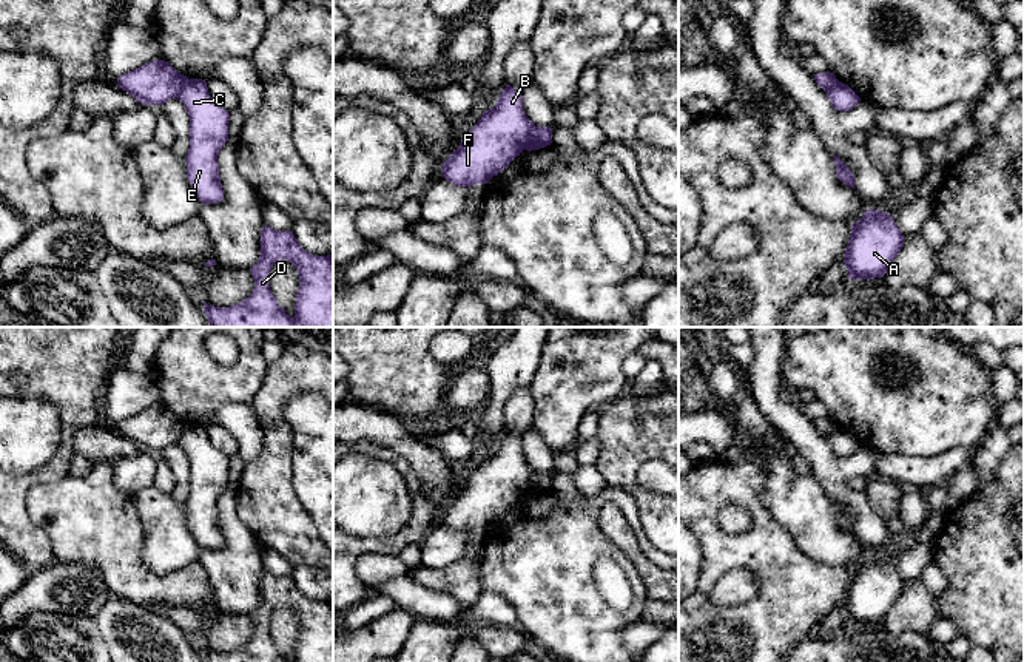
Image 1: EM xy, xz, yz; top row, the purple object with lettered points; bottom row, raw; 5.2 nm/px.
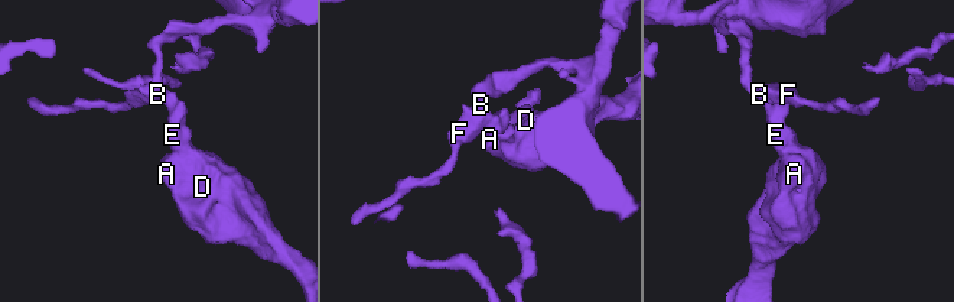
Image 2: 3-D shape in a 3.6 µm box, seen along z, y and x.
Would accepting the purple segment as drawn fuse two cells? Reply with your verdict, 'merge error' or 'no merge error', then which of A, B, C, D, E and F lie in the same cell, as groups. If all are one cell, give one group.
merge error | A C D E / B F

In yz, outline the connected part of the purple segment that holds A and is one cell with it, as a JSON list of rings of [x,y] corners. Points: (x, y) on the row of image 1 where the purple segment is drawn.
[[[867,210],[851,225],[844,262],[850,279],[882,278],[904,247],[904,235],[887,211]]]

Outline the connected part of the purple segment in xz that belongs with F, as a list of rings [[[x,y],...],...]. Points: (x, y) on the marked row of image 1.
[[[506,85],[495,106],[483,111],[478,123],[443,162],[443,177],[458,187],[487,184],[520,156],[534,128],[521,93]]]

